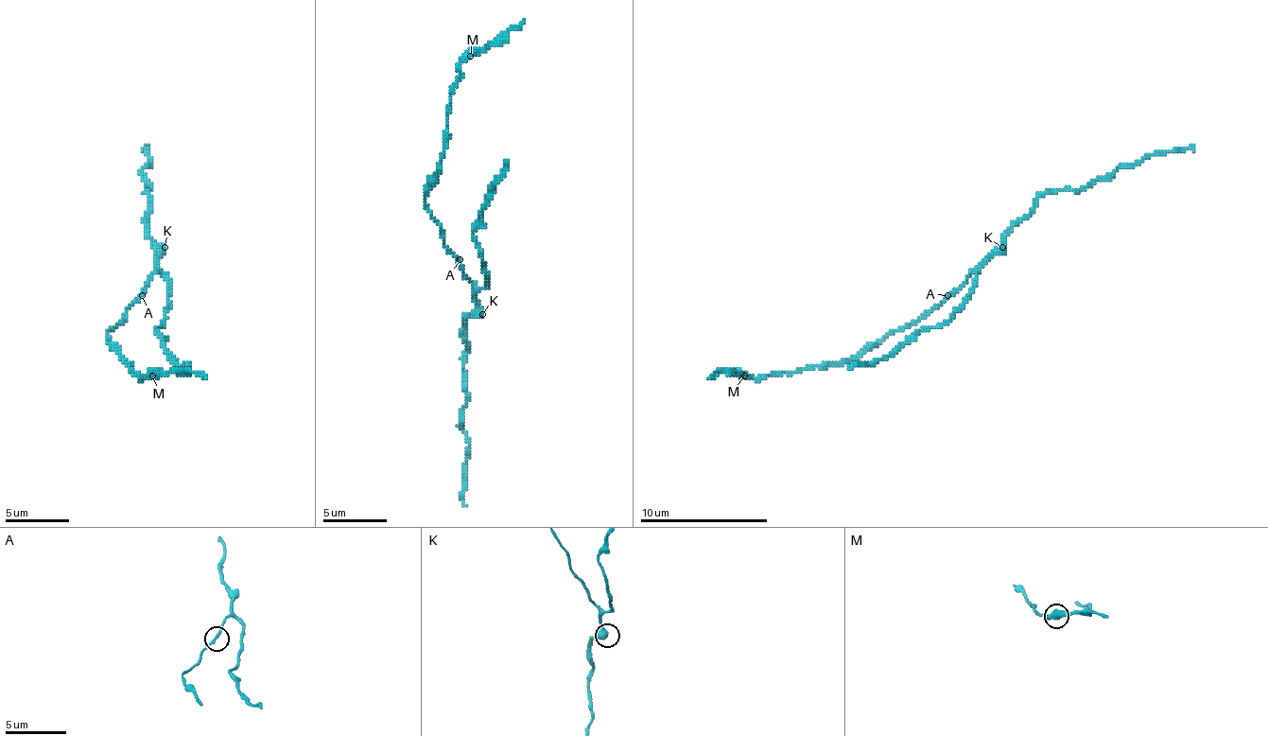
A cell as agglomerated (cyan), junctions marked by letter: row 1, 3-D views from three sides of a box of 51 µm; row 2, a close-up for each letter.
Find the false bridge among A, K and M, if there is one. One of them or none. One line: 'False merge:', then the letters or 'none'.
False merge: none

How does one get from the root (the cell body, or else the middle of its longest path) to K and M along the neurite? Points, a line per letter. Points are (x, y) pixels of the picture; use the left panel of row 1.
K: (139, 295), (155, 272), (158, 254), (165, 247)
M: (139, 295), (126, 308), (126, 318), (107, 334), (107, 340), (123, 356), (132, 372), (142, 378), (151, 376)

